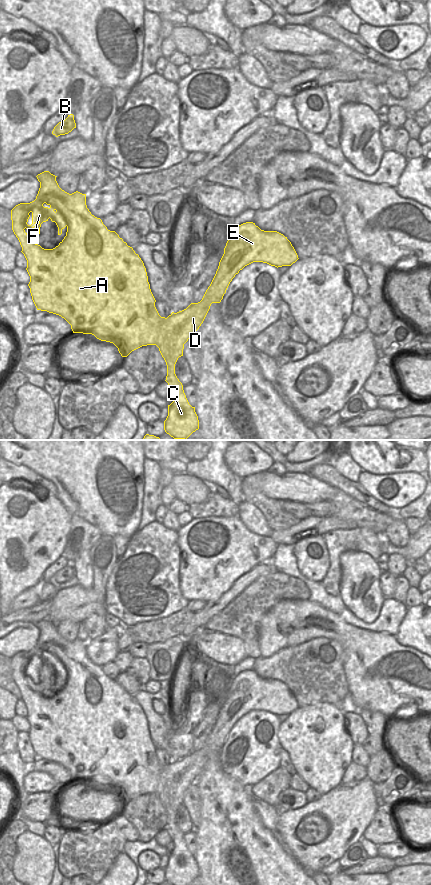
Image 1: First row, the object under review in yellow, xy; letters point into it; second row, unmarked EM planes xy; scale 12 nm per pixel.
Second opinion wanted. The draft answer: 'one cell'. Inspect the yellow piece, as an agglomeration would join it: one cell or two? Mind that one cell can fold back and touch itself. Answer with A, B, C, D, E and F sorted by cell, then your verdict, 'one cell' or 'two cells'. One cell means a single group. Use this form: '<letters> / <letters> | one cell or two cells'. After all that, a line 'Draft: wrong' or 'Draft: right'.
A B C D E F | one cell
Draft: right

